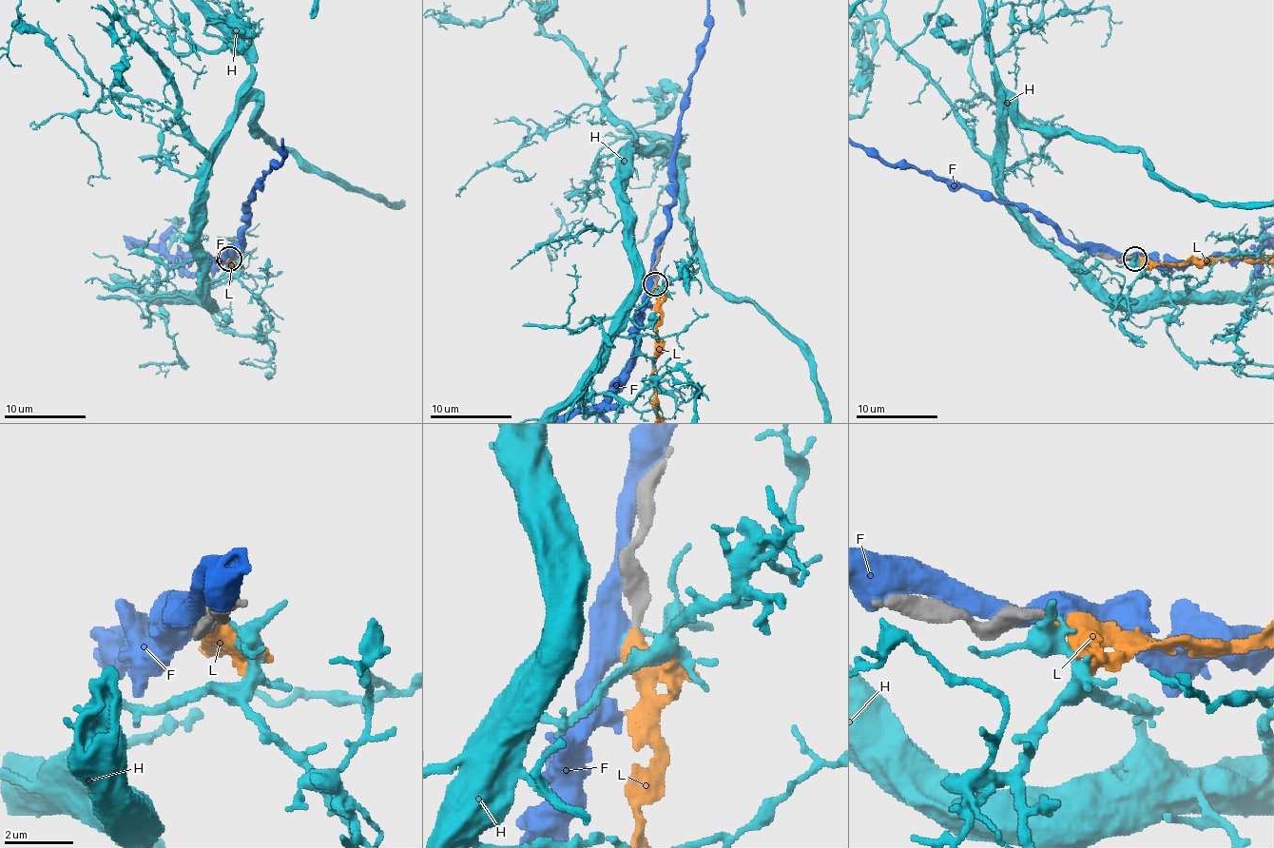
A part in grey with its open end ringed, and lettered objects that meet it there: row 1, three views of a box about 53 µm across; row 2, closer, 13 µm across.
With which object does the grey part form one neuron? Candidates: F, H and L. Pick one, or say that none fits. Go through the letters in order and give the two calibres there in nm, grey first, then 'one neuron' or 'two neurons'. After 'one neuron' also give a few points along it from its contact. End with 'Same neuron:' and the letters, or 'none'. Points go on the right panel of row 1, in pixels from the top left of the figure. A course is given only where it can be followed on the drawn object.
F: calibres 340 and 600 nm; two neurons
H: calibres 340 and 160 nm; two neurons
L: calibres 340 and 500 nm; one neuron
Same neuron: L

